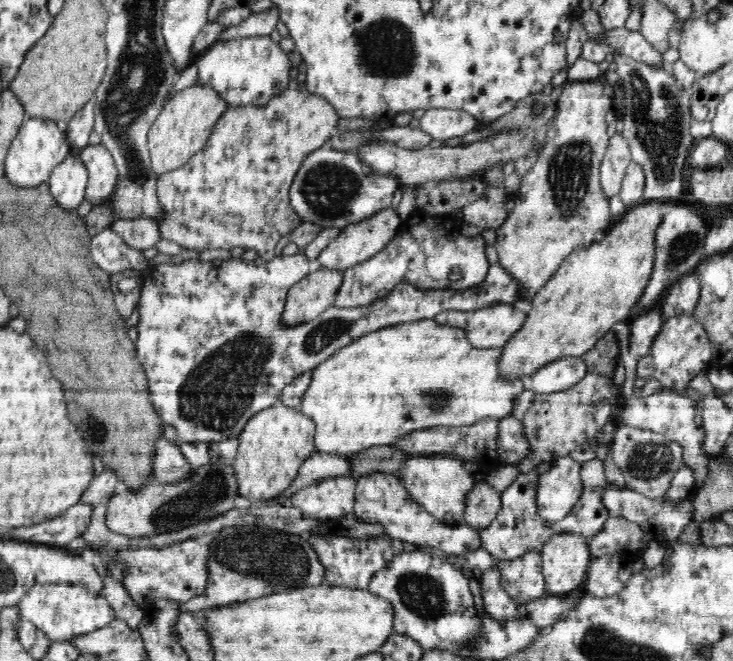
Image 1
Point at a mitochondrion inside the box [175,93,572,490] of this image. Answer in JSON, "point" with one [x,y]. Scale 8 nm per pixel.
{"point":[328,188]}

